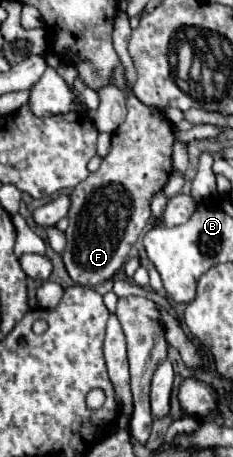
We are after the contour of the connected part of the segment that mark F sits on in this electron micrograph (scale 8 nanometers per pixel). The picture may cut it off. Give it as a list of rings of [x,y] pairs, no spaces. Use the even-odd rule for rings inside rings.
[[[135,96],[127,98],[127,118],[111,136],[111,150],[103,158],[101,168],[89,174],[81,184],[71,192],[71,210],[69,210],[69,228],[65,230],[67,248],[61,254],[67,272],[71,272],[73,282],[79,286],[97,286],[111,276],[115,276],[129,258],[131,248],[139,240],[139,234],[149,224],[151,218],[151,200],[163,190],[171,174],[171,156],[173,156],[173,132],[171,122],[155,106],[145,106]]]

